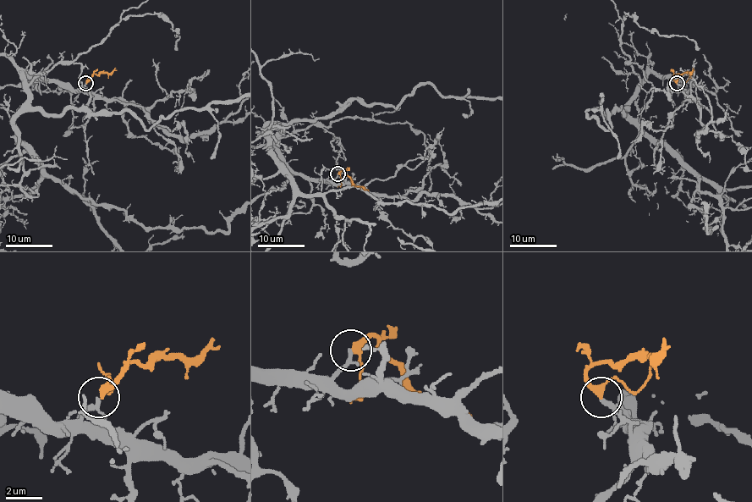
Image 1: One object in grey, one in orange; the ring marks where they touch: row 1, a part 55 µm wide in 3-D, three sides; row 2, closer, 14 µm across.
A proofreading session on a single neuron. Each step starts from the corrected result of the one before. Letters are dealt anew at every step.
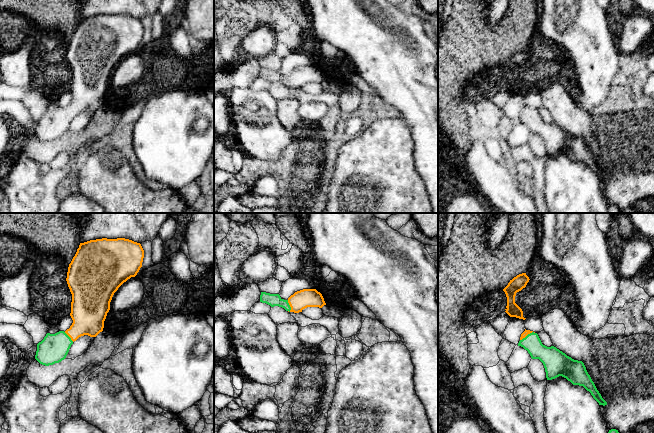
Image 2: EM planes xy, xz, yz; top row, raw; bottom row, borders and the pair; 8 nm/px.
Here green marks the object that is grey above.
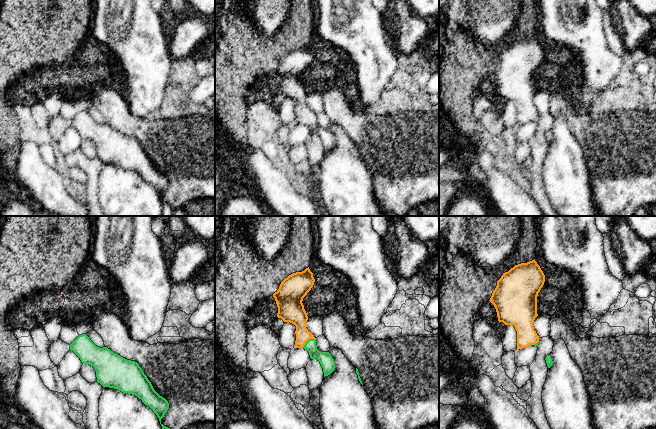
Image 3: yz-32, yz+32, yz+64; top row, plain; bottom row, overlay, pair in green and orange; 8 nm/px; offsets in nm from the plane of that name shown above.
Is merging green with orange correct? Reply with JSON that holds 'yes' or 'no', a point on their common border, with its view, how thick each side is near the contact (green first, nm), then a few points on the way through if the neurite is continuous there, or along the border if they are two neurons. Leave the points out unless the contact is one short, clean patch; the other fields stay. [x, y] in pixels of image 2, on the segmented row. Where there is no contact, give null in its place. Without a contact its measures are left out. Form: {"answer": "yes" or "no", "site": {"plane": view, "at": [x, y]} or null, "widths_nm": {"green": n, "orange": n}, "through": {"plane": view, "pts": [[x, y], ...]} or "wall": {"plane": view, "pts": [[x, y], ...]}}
{"answer": "yes", "site": {"plane": "yz", "at": [528, 334]}, "widths_nm": {"green": 160, "orange": 50}, "through": {"plane": "yz", "pts": [[550, 356], [546, 355], [528, 334], [526, 332]]}}

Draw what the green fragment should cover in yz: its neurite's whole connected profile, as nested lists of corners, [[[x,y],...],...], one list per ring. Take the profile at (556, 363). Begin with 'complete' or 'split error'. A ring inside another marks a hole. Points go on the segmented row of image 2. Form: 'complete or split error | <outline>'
split error | [[[526,329],[521,334],[518,346],[527,350],[532,359],[539,359],[543,363],[547,380],[562,376],[573,385],[583,386],[599,405],[607,405],[582,361],[572,359],[554,346],[543,345],[537,333]]]

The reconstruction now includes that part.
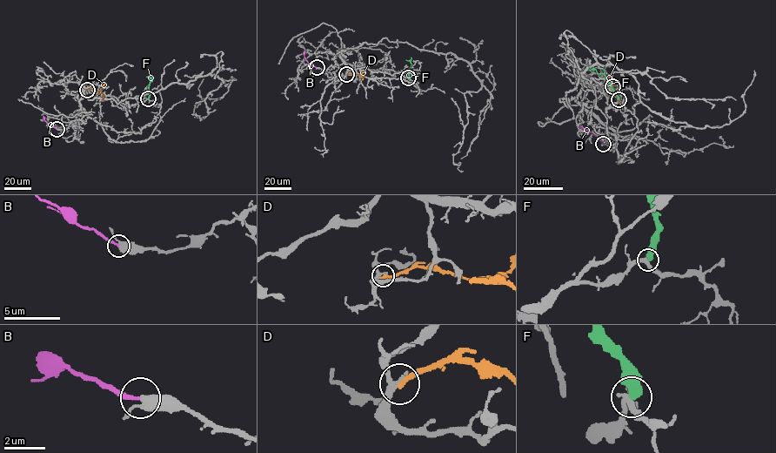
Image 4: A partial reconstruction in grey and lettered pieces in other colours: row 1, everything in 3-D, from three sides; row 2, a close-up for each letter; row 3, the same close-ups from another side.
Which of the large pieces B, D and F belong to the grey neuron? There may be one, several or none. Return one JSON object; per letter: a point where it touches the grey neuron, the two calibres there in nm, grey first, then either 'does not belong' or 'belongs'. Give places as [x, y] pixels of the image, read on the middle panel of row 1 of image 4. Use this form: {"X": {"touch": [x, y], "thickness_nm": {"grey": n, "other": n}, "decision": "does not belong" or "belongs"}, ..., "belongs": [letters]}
{"B": {"touch": [317, 67], "thickness_nm": {"grey": 500, "other": 200}, "decision": "belongs"}, "D": {"touch": [346, 74], "thickness_nm": {"grey": 280, "other": 320}, "decision": "does not belong"}, "F": {"touch": [408, 77], "thickness_nm": {"grey": 280, "other": 550}, "decision": "does not belong"}, "belongs": ["B"]}

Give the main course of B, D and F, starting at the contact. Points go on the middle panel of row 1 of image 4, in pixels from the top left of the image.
B: (317, 67), (305, 58), (304, 50)
D: (346, 74), (361, 75), (362, 80)
F: (407, 77), (411, 57)

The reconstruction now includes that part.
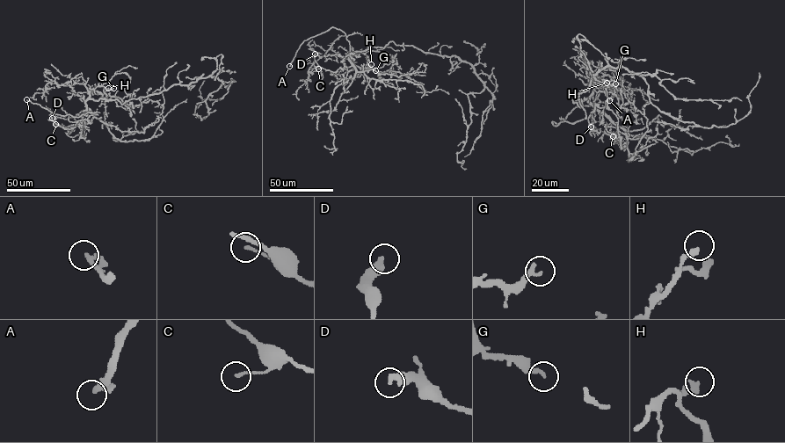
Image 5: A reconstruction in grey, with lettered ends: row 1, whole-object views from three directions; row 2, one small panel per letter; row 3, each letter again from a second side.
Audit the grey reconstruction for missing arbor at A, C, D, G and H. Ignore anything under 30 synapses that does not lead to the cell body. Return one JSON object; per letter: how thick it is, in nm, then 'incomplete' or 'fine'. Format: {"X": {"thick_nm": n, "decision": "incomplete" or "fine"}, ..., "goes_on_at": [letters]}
{"A": {"thick_nm": 260, "decision": "incomplete"}, "C": {"thick_nm": 110, "decision": "fine"}, "D": {"thick_nm": 400, "decision": "fine"}, "G": {"thick_nm": 240, "decision": "fine"}, "H": {"thick_nm": 280, "decision": "fine"}, "goes_on_at": ["A"]}

